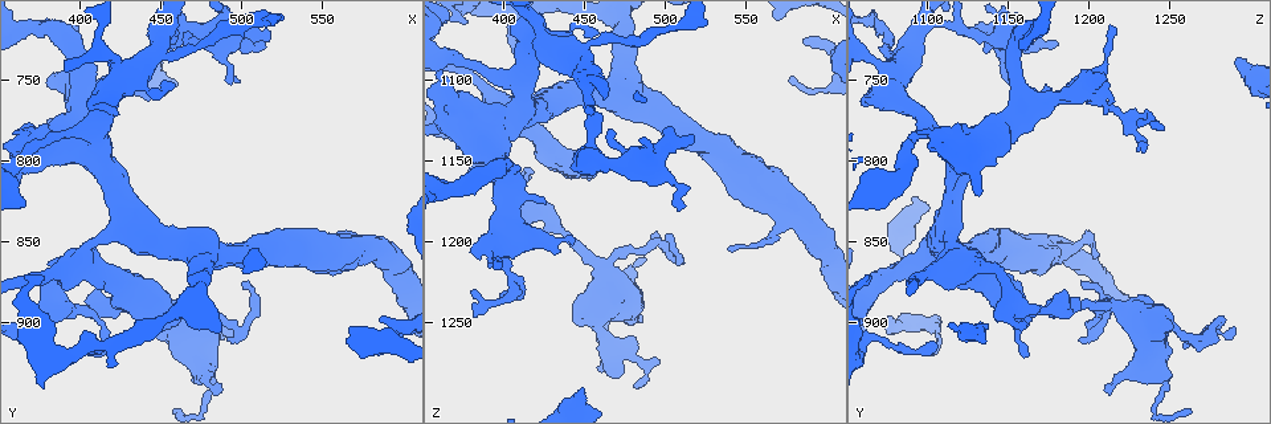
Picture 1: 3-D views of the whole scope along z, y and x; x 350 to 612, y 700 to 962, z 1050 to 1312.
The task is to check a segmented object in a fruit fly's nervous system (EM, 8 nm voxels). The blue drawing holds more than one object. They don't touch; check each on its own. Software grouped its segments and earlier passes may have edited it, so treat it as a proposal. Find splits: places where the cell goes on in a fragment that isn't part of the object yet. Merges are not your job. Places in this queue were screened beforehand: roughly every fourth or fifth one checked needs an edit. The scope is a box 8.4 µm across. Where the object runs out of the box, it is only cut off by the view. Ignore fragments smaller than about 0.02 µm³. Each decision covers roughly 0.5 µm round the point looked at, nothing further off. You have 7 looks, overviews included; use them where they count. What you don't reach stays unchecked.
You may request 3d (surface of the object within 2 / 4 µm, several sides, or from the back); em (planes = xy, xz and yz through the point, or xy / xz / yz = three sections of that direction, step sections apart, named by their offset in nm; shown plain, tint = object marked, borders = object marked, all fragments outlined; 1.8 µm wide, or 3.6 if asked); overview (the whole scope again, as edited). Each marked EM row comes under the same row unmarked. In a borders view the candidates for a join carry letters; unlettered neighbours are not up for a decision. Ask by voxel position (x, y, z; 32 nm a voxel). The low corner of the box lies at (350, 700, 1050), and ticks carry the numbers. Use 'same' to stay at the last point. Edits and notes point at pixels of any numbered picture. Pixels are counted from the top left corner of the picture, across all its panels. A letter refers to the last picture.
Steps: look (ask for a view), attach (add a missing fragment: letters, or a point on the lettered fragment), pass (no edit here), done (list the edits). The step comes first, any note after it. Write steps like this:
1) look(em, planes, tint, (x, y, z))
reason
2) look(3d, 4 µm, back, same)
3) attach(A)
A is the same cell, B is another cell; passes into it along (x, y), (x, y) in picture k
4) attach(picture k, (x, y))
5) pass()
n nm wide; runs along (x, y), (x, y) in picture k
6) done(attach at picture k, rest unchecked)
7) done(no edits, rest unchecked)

look(em, yz, step 8, borders, (586, 896, 1076))
free end

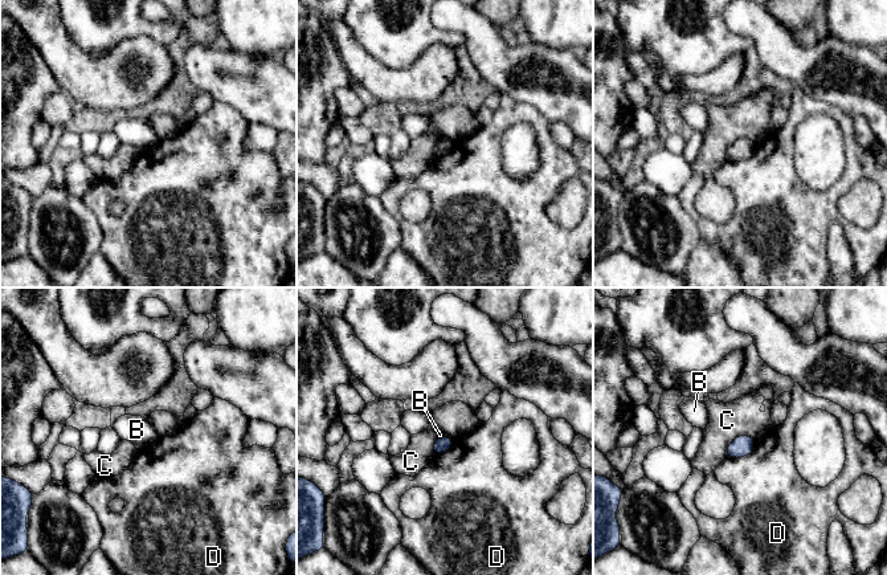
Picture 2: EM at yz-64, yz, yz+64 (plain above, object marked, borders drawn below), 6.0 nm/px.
look(em, planes, borders, same)

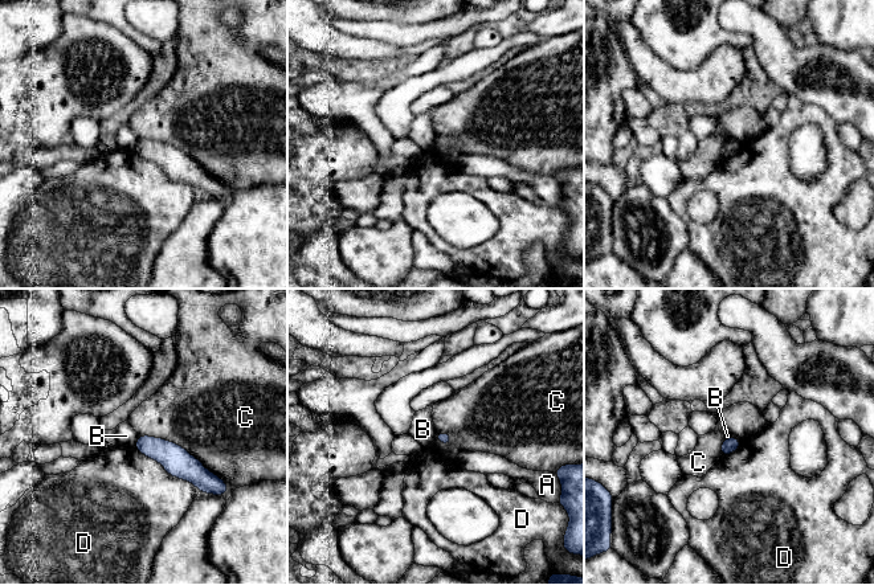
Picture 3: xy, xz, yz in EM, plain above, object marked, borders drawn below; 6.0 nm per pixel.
pass()
A, B, C and D are other cells; runs along (141, 441), (207, 478) in picture 3; none of them fits

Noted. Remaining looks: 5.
look(em, yz, step 8, tint, (412, 796, 1118))
calibre changes

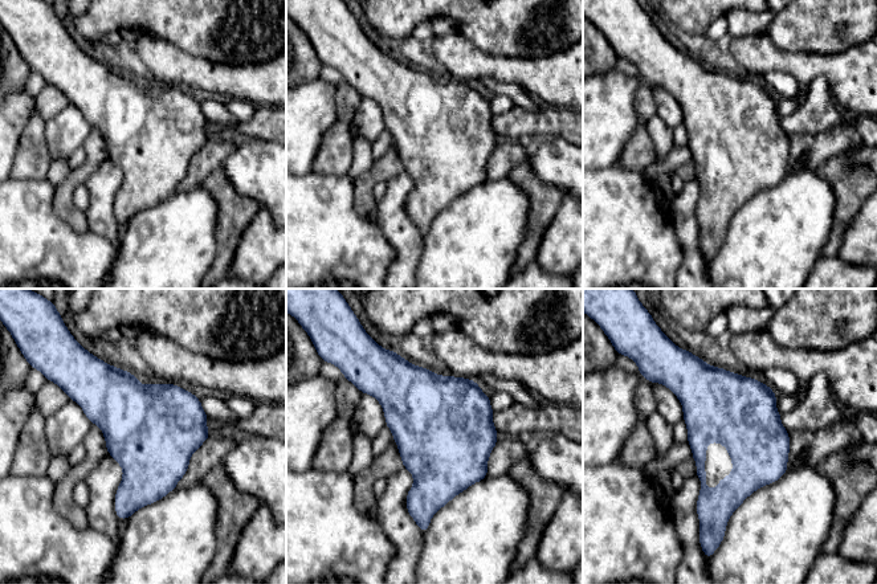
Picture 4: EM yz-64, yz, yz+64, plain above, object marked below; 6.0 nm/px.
look(em, planes, borders, same)
another direction

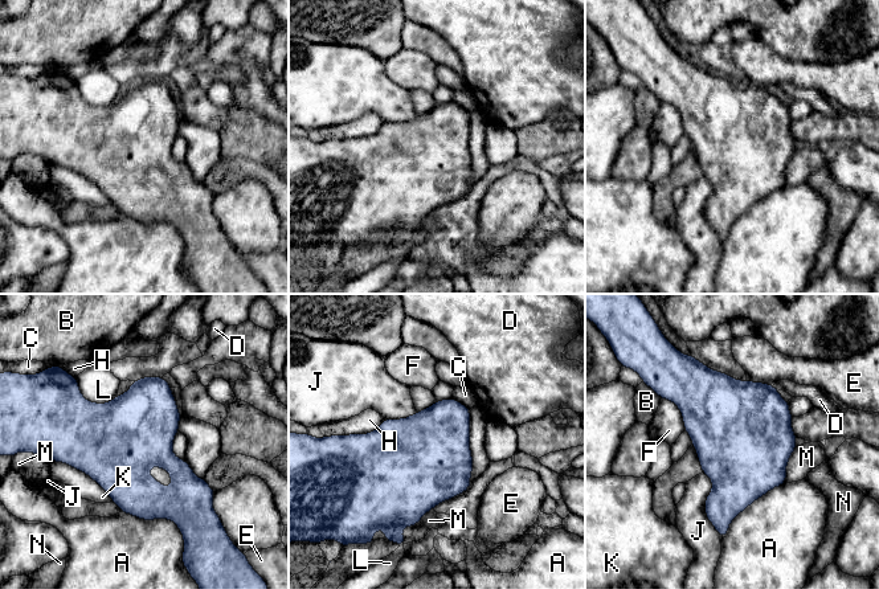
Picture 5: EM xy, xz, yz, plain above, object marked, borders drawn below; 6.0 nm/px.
pass()
A, B, C, D, E, F, H, J, K, L, M and N are other cells; border along (703, 471), (718, 532) in picture 5; no lettered fragment goes on from it

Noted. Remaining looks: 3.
look(em, xy, step 16, tint, (380, 748, 1206))
an open end

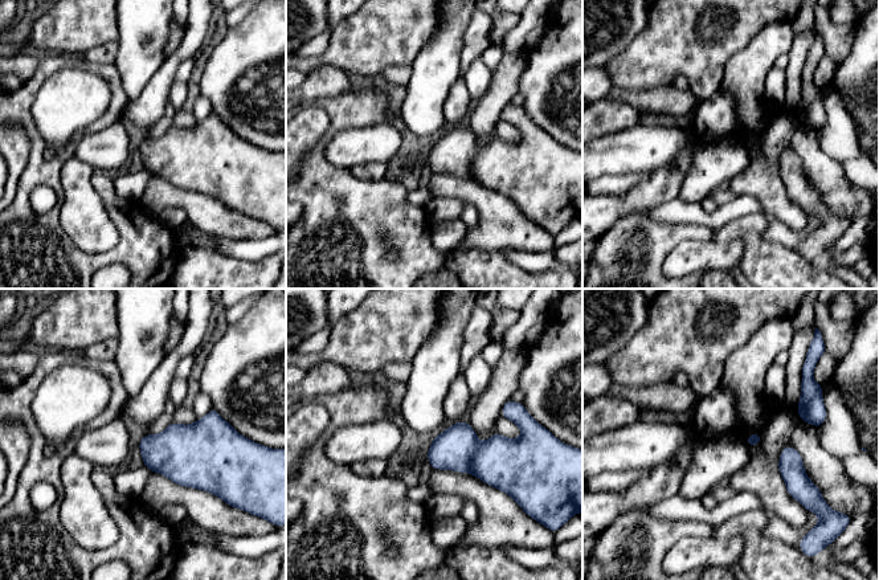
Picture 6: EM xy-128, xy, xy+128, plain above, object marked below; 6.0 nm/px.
look(em, planes, borders, same)
cut it another way

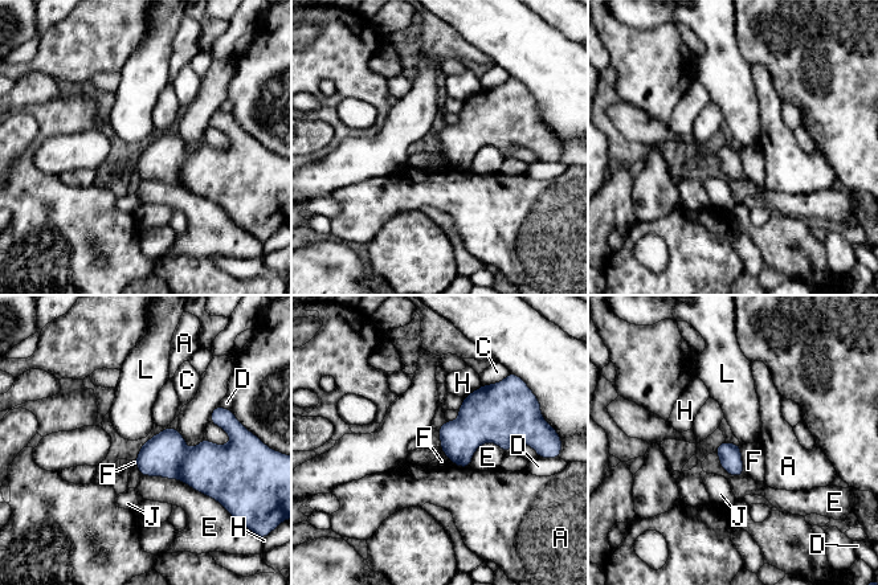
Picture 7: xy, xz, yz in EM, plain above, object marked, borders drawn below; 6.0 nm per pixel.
pass()
E touches over 480 nm; A, C, D, E, F, H, J and L are other cells; border along (440, 448), (444, 453) in picture 7; none of them fits

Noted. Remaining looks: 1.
done(no edits, rest unchecked)

